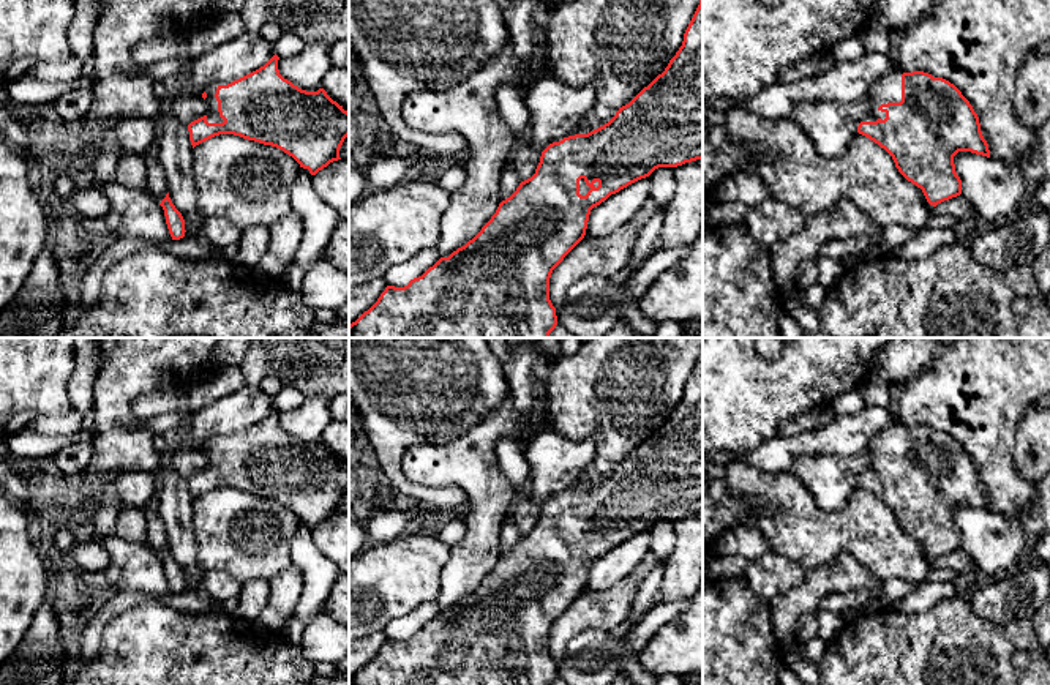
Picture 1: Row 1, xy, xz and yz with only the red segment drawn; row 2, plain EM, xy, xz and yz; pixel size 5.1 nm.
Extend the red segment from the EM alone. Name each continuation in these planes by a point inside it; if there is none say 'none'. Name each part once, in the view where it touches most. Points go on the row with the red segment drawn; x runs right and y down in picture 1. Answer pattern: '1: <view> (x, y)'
1: yz (888, 89)

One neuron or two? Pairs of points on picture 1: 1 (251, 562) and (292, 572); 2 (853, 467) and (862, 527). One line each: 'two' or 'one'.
1: two
2: two

